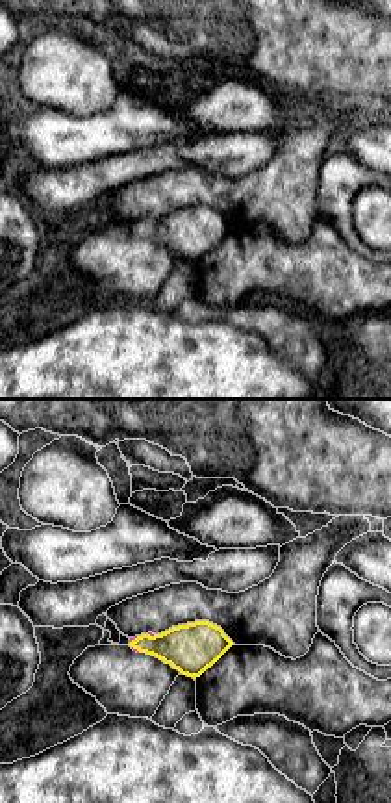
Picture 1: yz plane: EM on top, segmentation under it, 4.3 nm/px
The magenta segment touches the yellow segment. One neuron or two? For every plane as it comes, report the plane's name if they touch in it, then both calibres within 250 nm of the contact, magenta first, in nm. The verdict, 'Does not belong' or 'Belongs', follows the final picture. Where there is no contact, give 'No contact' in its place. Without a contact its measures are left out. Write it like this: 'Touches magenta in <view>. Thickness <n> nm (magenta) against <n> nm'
Touches magenta in yz. Thickness 20 nm (magenta) against 220 nm

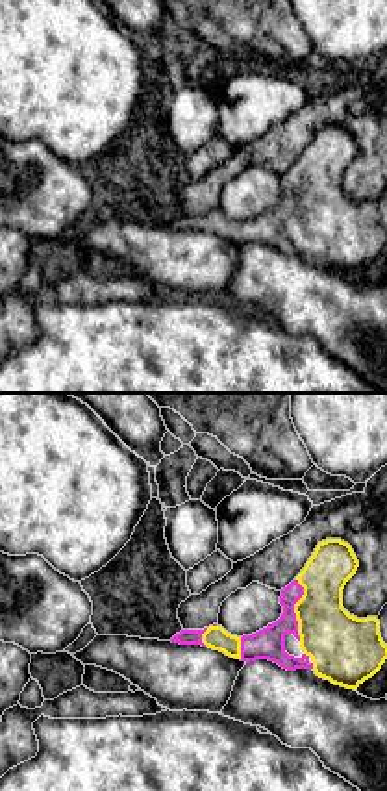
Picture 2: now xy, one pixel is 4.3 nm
Touches magenta in xy. Thickness 140 nm (magenta) against 280 nm

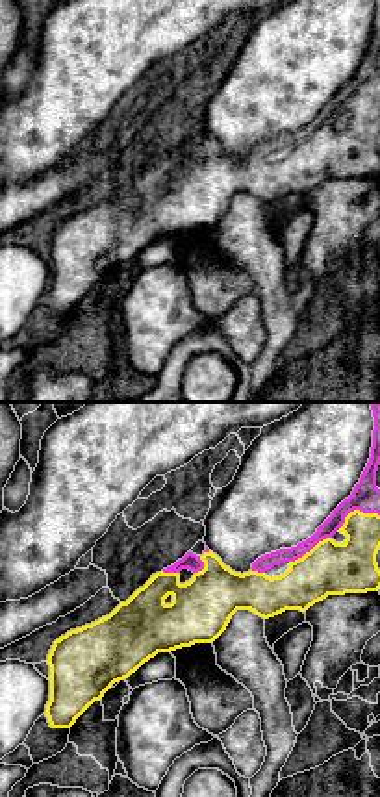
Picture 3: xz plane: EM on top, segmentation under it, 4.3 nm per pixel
Touches magenta in xz. Thickness 130 nm (magenta) against 220 nm

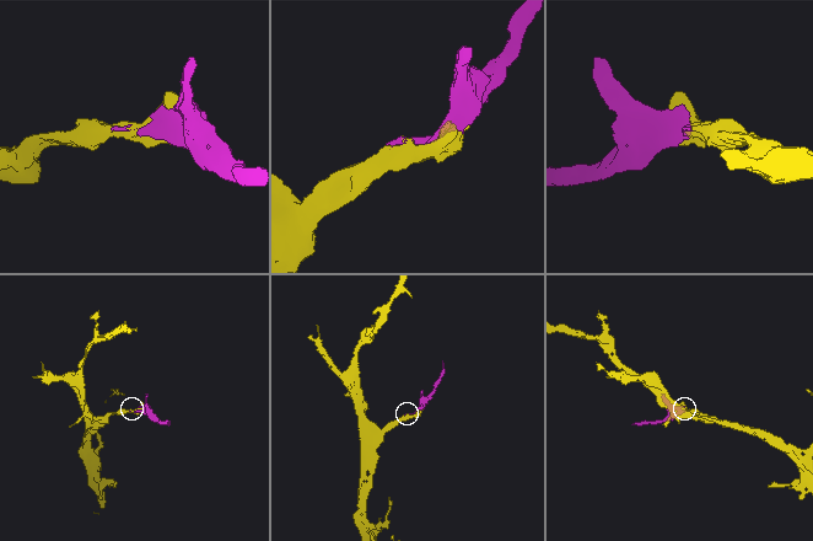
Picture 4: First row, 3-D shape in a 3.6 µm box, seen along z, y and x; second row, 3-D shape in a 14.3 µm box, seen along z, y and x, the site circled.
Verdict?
Belongs

